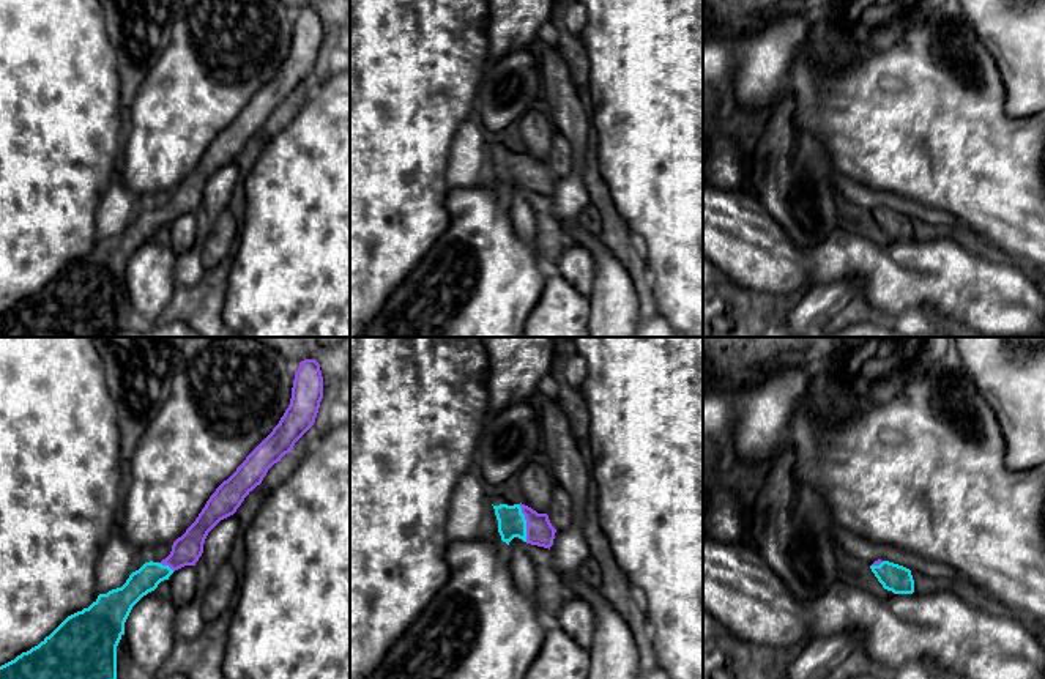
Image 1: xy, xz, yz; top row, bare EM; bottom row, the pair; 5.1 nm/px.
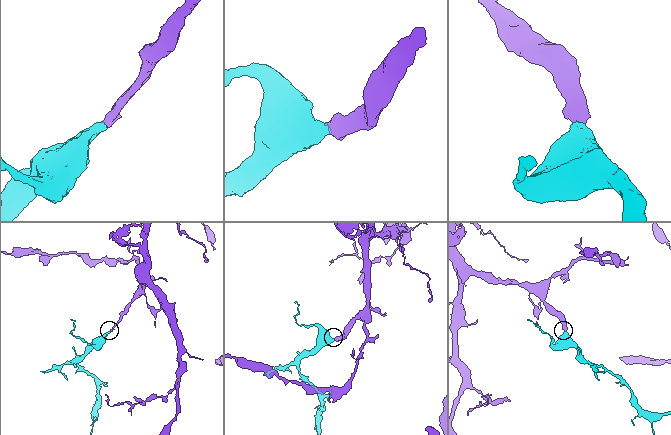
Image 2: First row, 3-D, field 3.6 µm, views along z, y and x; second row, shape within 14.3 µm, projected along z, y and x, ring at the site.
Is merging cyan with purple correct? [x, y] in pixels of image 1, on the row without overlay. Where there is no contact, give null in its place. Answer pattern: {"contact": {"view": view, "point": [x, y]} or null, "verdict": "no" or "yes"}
{"contact": {"view": "xz", "point": [525, 170]}, "verdict": "yes"}

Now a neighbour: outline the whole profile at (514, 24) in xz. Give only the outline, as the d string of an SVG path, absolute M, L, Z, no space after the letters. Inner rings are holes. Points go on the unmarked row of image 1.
M489 0L489 63L512 50L537 49L558 17L555 0Z

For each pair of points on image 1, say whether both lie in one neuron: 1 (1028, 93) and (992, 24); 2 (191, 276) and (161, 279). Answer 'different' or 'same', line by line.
1: same
2: different

